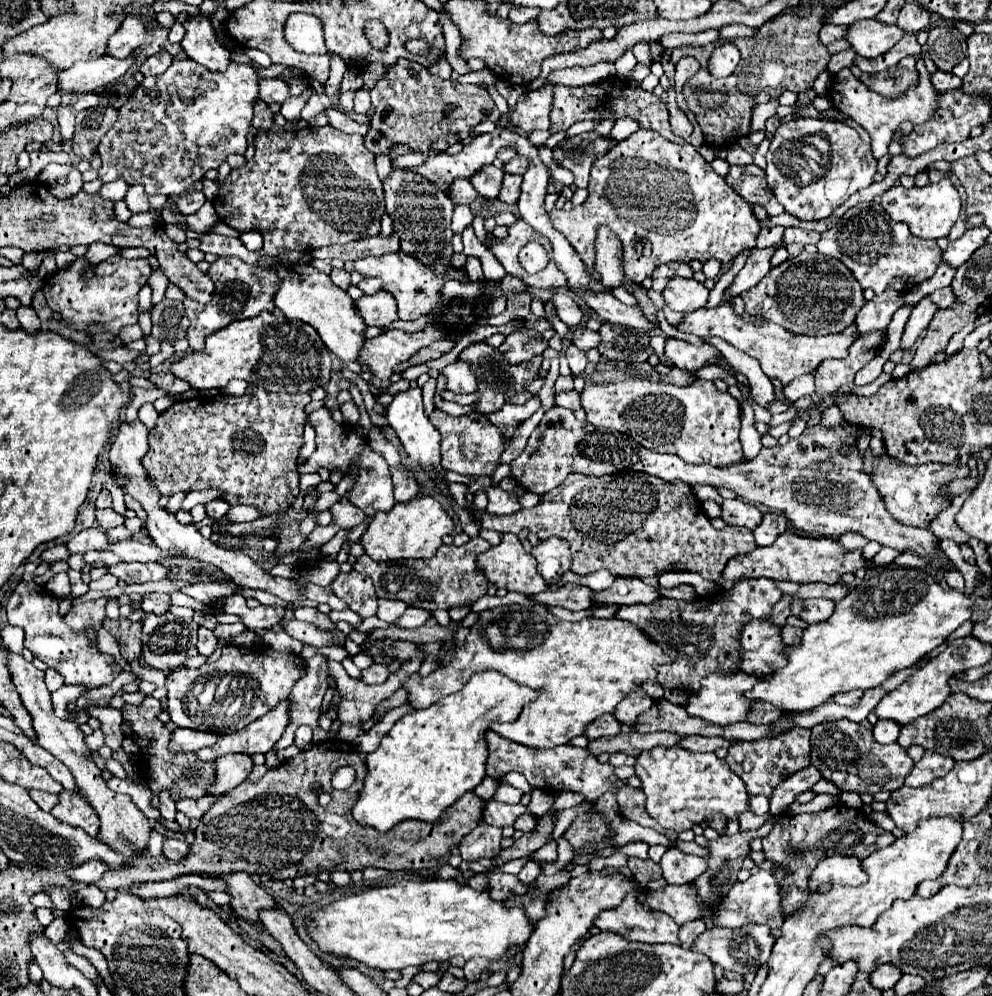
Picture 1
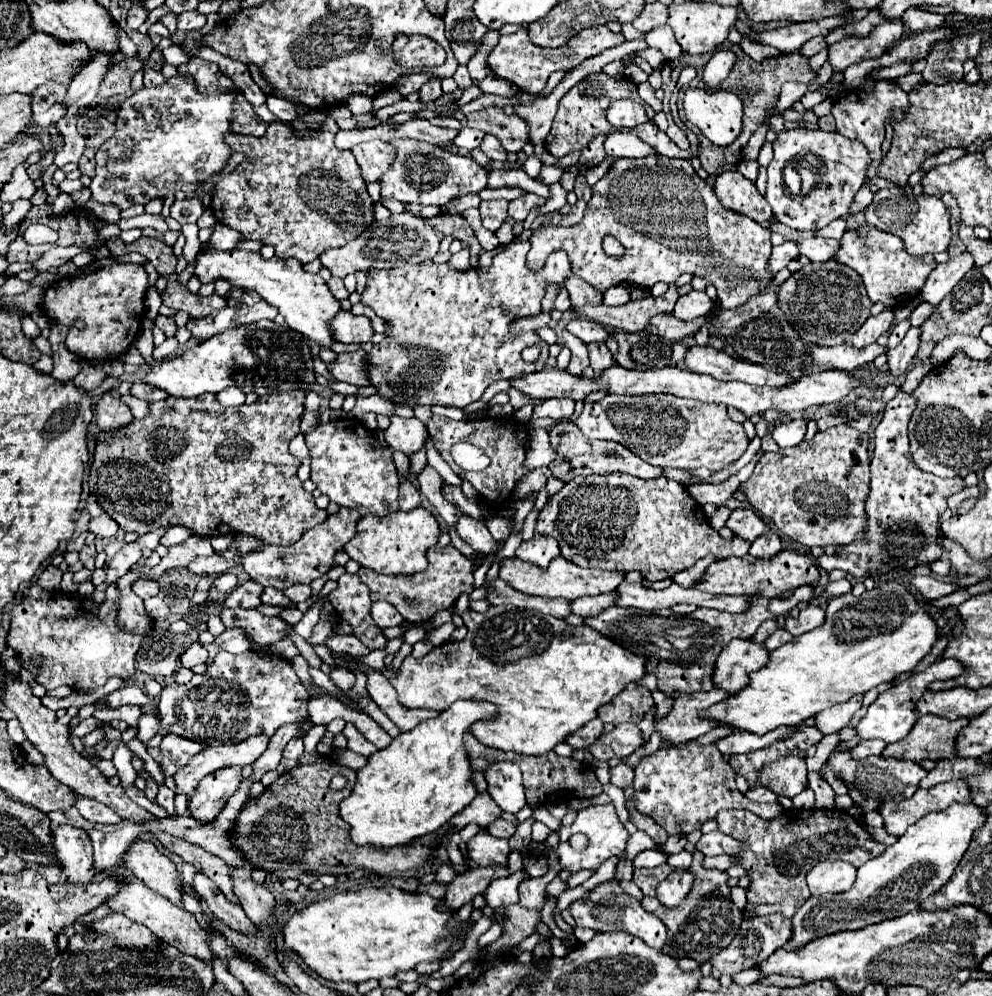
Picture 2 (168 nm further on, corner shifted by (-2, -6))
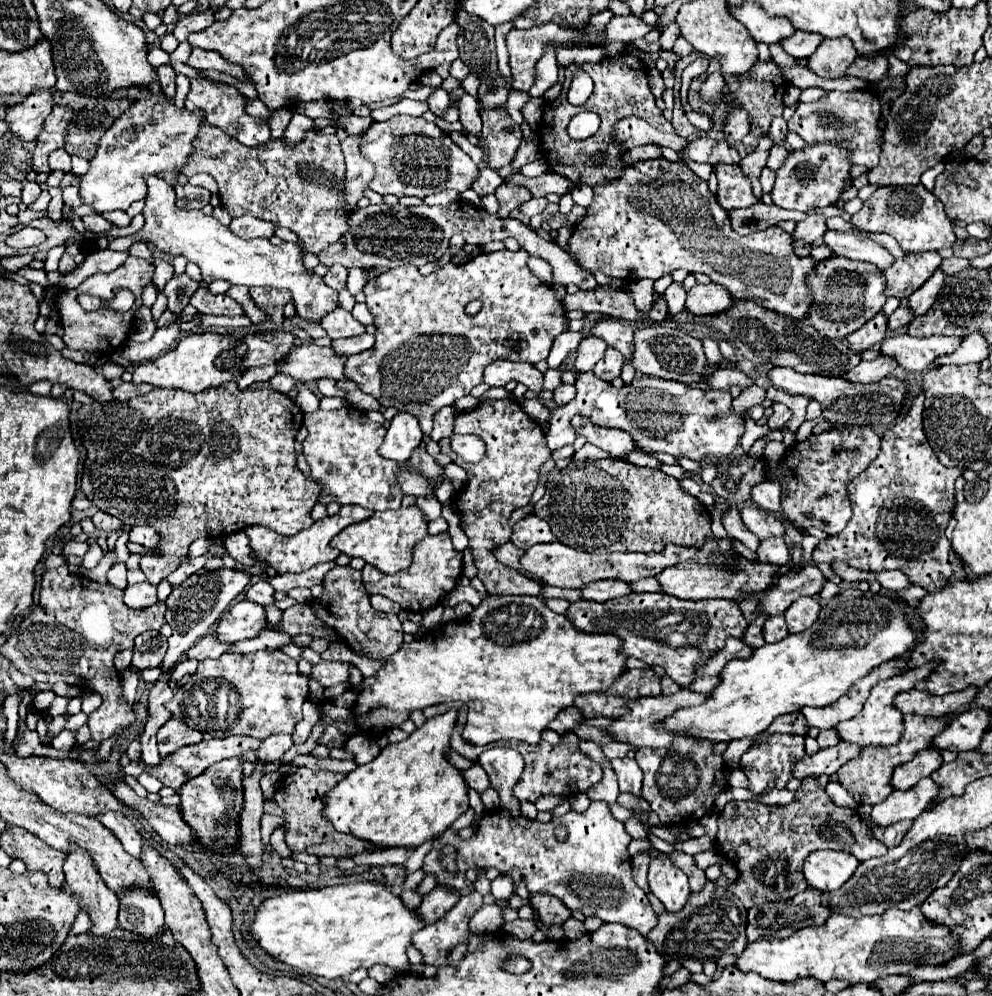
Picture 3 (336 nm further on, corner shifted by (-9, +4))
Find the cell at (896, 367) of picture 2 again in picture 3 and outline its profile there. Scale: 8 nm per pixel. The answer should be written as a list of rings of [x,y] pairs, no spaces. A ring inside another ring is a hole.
[[[918,392],[904,420],[897,421],[884,432],[880,456],[858,478],[850,482],[850,500],[854,500],[854,514],[840,534],[830,536],[826,542],[820,542],[816,546],[816,550],[812,552],[812,560],[816,564],[832,564],[834,560],[842,560],[858,570],[902,570],[908,574],[912,584],[920,584],[928,592],[940,592],[950,584],[952,578],[966,578],[960,558],[954,554],[950,542],[944,536],[954,510],[954,482],[958,476],[962,476],[962,470],[938,464],[938,458],[934,456],[923,430],[924,401],[924,392]]]

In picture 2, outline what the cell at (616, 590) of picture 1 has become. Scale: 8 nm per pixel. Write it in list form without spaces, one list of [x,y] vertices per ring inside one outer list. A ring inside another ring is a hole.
[[[617,592],[613,594],[601,594],[601,596],[587,596],[587,598],[579,598],[575,602],[571,602],[571,612],[577,616],[595,616],[599,614],[603,608],[609,608],[615,604]]]

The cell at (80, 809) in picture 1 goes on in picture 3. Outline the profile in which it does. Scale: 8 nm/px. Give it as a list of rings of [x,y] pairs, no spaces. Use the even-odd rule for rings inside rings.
[[[70,844],[66,862],[64,862],[64,874],[66,874],[66,884],[68,888],[78,894],[82,898],[82,906],[90,912],[92,918],[92,928],[90,932],[100,934],[100,936],[108,936],[116,926],[118,926],[118,896],[114,896],[114,892],[110,892],[110,888],[106,888],[104,880],[100,878],[100,872],[92,860],[92,856],[86,852],[86,848],[80,848],[78,844]]]

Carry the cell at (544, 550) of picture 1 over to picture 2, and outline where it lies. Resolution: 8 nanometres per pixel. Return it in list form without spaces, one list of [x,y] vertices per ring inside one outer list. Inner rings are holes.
[[[533,536],[531,540],[523,540],[521,546],[515,550],[515,556],[521,560],[529,560],[535,562],[537,566],[549,566],[551,558],[559,556],[559,544],[555,542],[555,538],[549,536]]]

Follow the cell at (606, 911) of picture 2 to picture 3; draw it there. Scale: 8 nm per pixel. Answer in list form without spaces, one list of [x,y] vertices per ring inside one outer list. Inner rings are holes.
[[[490,748],[482,752],[478,764],[486,770],[502,804],[480,820],[478,834],[470,840],[460,840],[456,832],[446,830],[438,842],[434,842],[432,852],[424,858],[422,870],[426,874],[436,874],[438,884],[442,886],[450,886],[460,894],[470,894],[474,892],[474,884],[466,878],[468,868],[494,866],[500,872],[520,868],[530,894],[552,894],[570,910],[580,910],[584,916],[596,916],[602,922],[620,922],[642,934],[648,934],[658,924],[658,914],[646,900],[646,892],[632,880],[630,856],[626,852],[632,836],[626,832],[624,822],[612,816],[606,802],[590,802],[588,810],[582,814],[570,810],[560,818],[552,818],[548,824],[540,824],[538,820],[528,820],[520,814],[520,802],[512,793],[524,768],[519,752],[512,748]],[[556,826],[566,826],[566,840],[560,842],[556,838]],[[444,846],[456,848],[456,872],[448,872],[440,862]]]

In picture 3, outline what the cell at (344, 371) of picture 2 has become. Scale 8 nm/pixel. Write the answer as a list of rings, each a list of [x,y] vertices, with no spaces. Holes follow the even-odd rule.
[[[302,344],[290,352],[290,360],[278,366],[280,372],[294,376],[298,380],[320,380],[320,378],[334,378],[334,380],[348,380],[344,374],[346,358],[336,354],[334,348],[324,348],[316,344]]]

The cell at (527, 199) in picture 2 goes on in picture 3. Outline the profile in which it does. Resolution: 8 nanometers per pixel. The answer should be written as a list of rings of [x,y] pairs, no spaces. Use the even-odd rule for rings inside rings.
[[[530,198],[528,202],[524,202],[524,204],[520,206],[520,212],[522,212],[524,216],[532,218],[532,216],[540,214],[540,212],[544,210],[544,206],[546,206],[546,204],[548,204],[548,200],[546,200],[546,198]]]

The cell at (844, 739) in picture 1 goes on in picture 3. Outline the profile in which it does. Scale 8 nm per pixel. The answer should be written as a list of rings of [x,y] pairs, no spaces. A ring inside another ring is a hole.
[[[936,748],[920,750],[910,762],[904,762],[894,768],[892,786],[896,790],[908,790],[908,788],[916,786],[922,778],[930,776],[940,766],[942,766],[942,756]]]

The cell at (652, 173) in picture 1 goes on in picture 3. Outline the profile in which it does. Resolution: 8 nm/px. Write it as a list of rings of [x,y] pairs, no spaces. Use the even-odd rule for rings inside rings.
[[[666,158],[640,160],[626,168],[622,168],[616,180],[606,180],[594,186],[594,200],[588,208],[586,218],[574,226],[572,236],[566,242],[566,248],[576,256],[578,264],[588,272],[600,270],[606,276],[636,280],[636,278],[652,278],[658,280],[666,274],[672,274],[676,268],[684,268],[692,274],[702,272],[712,278],[712,282],[724,286],[732,298],[738,300],[764,300],[758,302],[764,308],[776,310],[784,316],[804,318],[812,296],[804,284],[806,272],[814,268],[814,260],[810,256],[800,258],[792,250],[790,234],[786,234],[780,226],[770,226],[766,230],[752,232],[748,236],[740,236],[732,230],[730,214],[724,210],[716,198],[716,194],[708,188],[708,182],[698,178],[684,162],[670,162]]]

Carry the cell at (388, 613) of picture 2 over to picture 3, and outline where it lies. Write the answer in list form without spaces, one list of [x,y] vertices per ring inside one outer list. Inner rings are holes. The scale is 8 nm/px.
[[[376,594],[376,596],[370,596],[370,602],[372,602],[372,606],[376,608],[376,610],[380,610],[380,612],[386,612],[386,614],[398,614],[402,608],[400,608],[400,604],[394,604],[390,598],[386,598],[386,596],[380,596],[380,594]]]

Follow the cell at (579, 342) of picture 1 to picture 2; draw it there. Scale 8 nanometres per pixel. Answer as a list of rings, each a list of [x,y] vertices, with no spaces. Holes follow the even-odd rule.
[[[593,342],[587,348],[589,348],[589,358],[591,358],[591,368],[595,370],[595,378],[599,378],[603,370],[607,370],[613,364],[611,352],[605,344],[599,344],[599,342]]]

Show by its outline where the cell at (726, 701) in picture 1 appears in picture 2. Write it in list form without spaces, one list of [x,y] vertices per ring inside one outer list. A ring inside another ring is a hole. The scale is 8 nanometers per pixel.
[[[713,688],[709,692],[695,692],[689,696],[675,698],[671,712],[655,722],[655,730],[659,732],[661,740],[669,742],[669,744],[695,740],[695,738],[707,734],[709,730],[713,730],[717,726],[715,722],[699,720],[699,714],[705,708],[725,700],[727,696],[729,694],[725,690]]]

